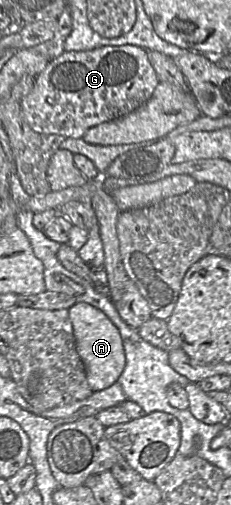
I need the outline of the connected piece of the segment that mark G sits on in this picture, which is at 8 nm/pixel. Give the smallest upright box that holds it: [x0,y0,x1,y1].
[20,44,159,139]

